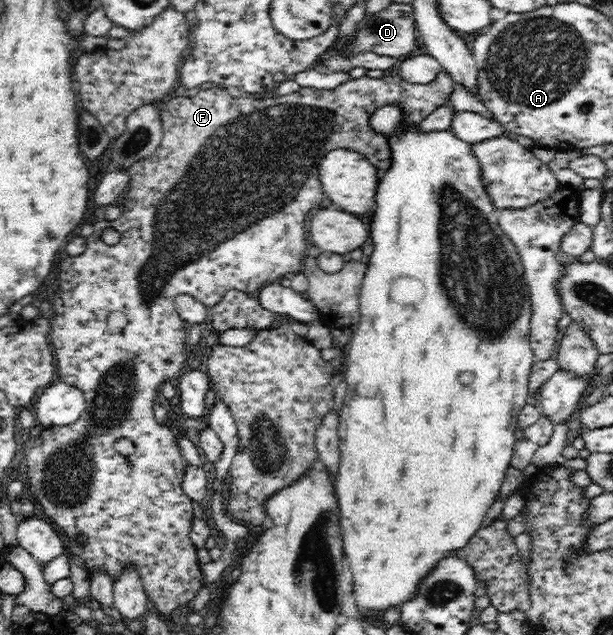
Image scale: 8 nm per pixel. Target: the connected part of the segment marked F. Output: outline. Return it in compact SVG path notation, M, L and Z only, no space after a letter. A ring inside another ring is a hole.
M447 71L437 73L431 83L417 84L407 82L401 78L401 74L383 75L380 78L362 76L357 79L347 80L335 89L313 89L312 87L300 87L299 91L289 95L268 98L233 98L225 89L217 86L204 86L195 97L176 96L167 101L160 112L160 121L163 122L163 137L159 147L149 157L136 161L128 169L130 180L128 190L123 199L123 213L116 220L98 221L93 226L93 232L86 237L84 252L78 256L67 256L60 263L59 288L53 297L53 311L55 315L50 319L50 337L52 351L57 360L57 378L67 384L73 384L86 398L86 409L75 423L62 426L47 426L36 437L31 437L25 442L25 465L29 468L27 473L27 485L37 499L37 503L45 509L45 515L49 521L53 521L59 530L67 535L67 545L73 555L83 558L89 579L95 572L107 572L115 581L123 568L135 568L139 572L141 584L152 602L155 611L161 615L169 615L180 606L191 601L197 592L204 586L205 581L201 575L201 563L197 559L197 548L190 538L192 528L193 501L183 492L182 481L186 473L187 463L179 451L178 440L169 429L163 427L155 420L153 406L162 401L160 386L164 381L181 376L183 367L187 365L187 358L191 355L184 330L183 319L174 306L176 295L187 294L203 302L207 307L216 306L218 301L229 290L237 290L254 295L263 286L276 283L283 277L297 274L302 269L304 258L310 245L305 237L305 217L311 209L317 209L321 203L325 203L324 191L299 191L299 171L307 173L309 169L315 171L315 167L330 151L351 150L364 155L380 172L390 166L390 147L388 139L380 133L373 132L369 126L368 117L379 107L385 104L395 104L403 110L404 125L421 124L434 109L444 103L449 104L449 98L454 88L454 81ZM107 227L113 227L119 231L120 240L117 244L108 246L101 240L101 233ZM127 437L134 444L134 452L131 455L122 455L113 445L115 441ZM85 534L85 541L80 543L78 537Z

